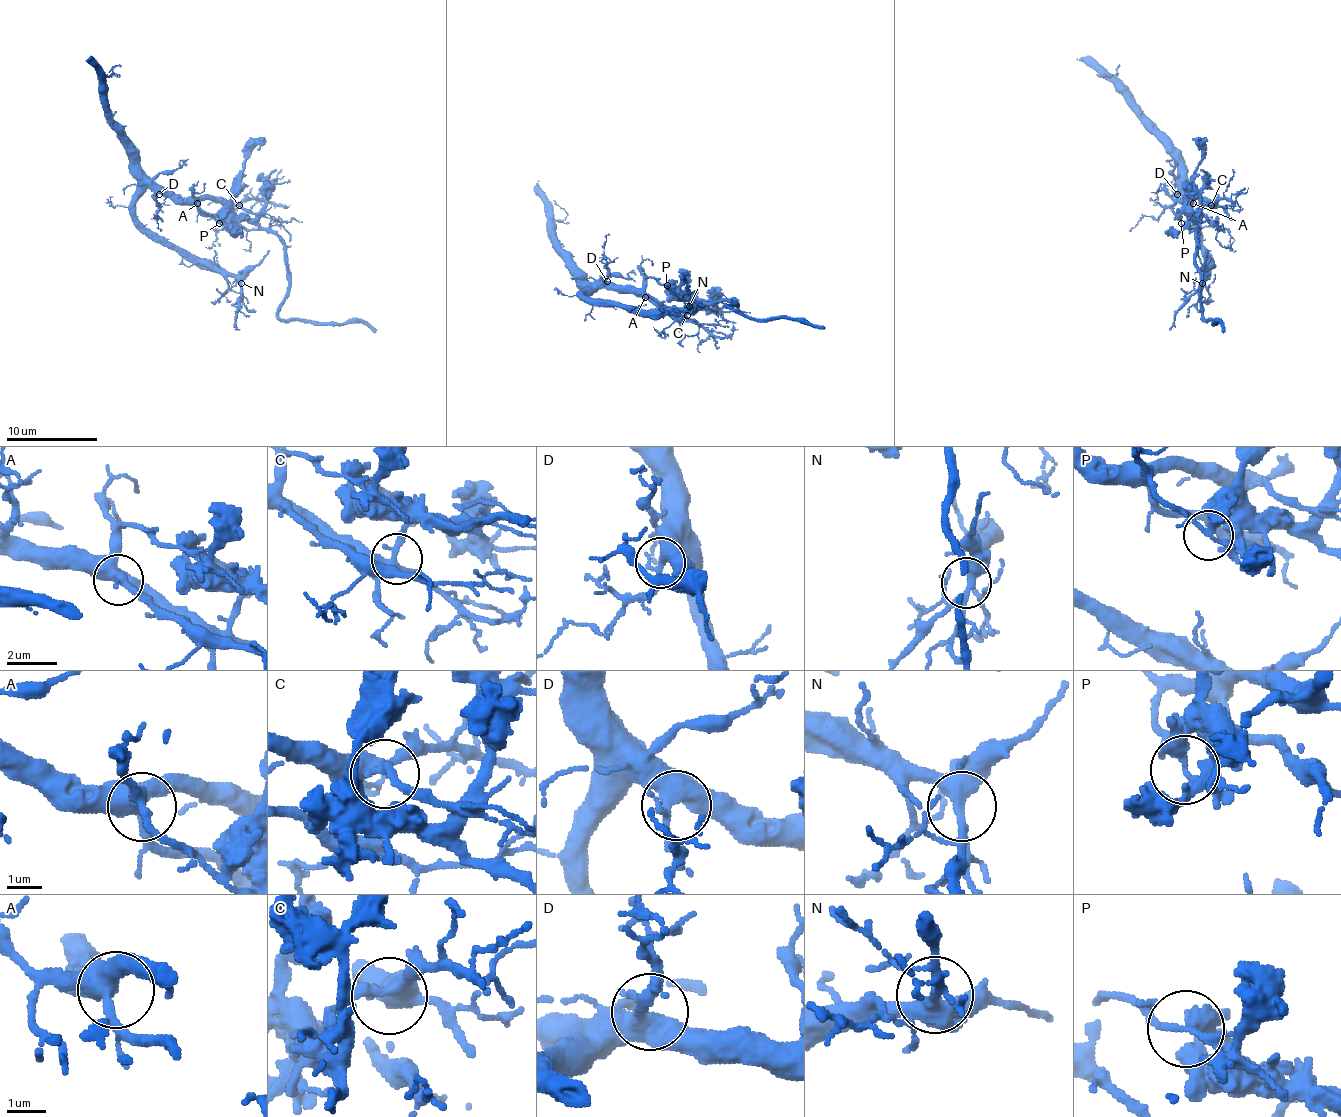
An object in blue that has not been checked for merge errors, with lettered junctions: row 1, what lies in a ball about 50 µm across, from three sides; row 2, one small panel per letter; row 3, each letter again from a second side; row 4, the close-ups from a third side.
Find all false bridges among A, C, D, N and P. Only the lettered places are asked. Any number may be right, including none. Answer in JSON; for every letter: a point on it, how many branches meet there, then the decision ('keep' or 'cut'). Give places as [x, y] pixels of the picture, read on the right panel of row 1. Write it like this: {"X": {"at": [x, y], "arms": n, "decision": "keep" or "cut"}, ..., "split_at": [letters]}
{"A": {"at": [1193, 203], "arms": 4, "decision": "keep"}, "C": {"at": [1211, 205], "arms": 4, "decision": "keep"}, "D": {"at": [1177, 194], "arms": 4, "decision": "keep"}, "N": {"at": [1202, 283], "arms": 4, "decision": "keep"}, "P": {"at": [1181, 223], "arms": 3, "decision": "cut"}, "split_at": ["P"]}

